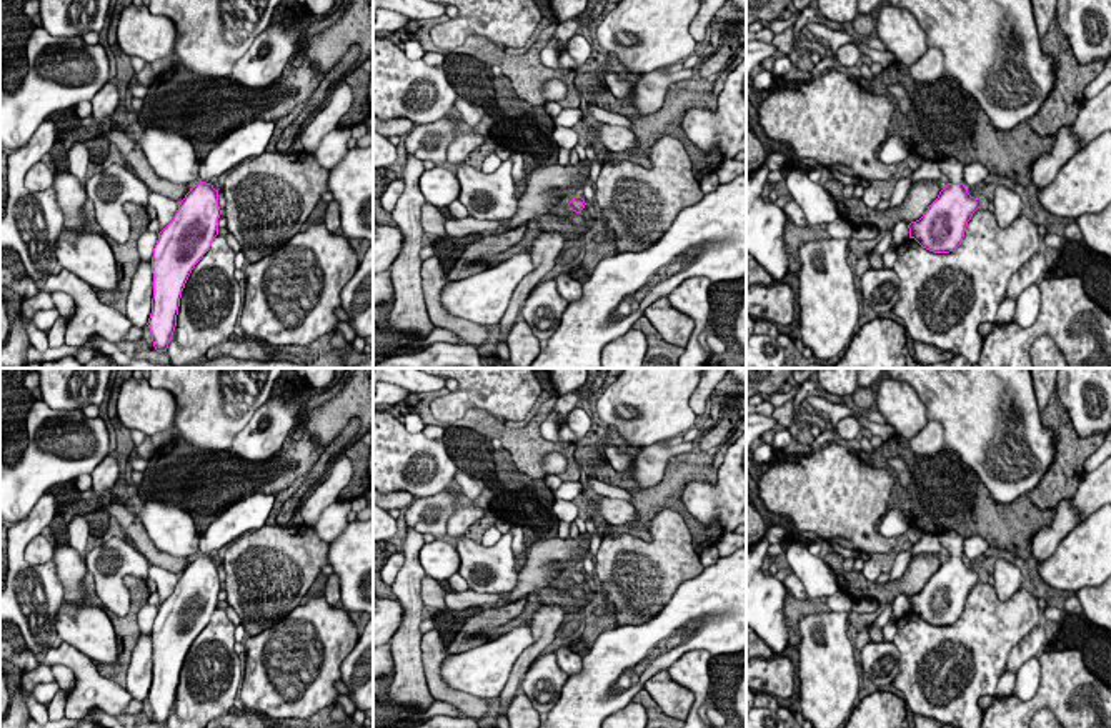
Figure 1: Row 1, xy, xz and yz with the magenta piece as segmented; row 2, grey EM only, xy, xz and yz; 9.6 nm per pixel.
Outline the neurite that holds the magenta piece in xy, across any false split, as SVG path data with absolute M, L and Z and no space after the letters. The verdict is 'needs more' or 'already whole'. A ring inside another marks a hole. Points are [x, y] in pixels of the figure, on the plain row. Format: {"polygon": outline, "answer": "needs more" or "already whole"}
{"polygon": "M255 493L237 501L220 518L217 518L200 536L202 555L190 561L190 565L180 575L173 593L158 606L152 630L152 686L147 696L157 725L167 725L177 700L177 688L185 656L195 638L210 623L213 611L218 608L218 591L222 583L218 580L218 563L213 561L210 553L218 551L222 546L235 541L243 533L260 530L263 525L267 525L273 503L275 495Z", "answer": "needs more"}

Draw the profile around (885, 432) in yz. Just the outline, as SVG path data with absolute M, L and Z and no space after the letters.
M863 416L856 418L864 428L868 428L873 435L879 436L883 441L889 440L894 433L891 425L873 423Z

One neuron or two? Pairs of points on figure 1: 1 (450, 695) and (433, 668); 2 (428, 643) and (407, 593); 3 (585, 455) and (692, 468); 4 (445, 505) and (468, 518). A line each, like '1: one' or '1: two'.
1: one
2: two
3: one
4: two

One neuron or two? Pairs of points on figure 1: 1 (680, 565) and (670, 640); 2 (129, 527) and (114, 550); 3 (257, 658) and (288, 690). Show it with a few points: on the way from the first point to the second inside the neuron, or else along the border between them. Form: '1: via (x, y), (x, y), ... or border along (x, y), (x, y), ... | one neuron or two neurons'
1: border along (705, 568), (695, 577), (687, 578), (650, 618) | two neurons
2: border along (125, 538), (150, 565) | two neurons
3: via (265, 667), (280, 682) | one neuron

